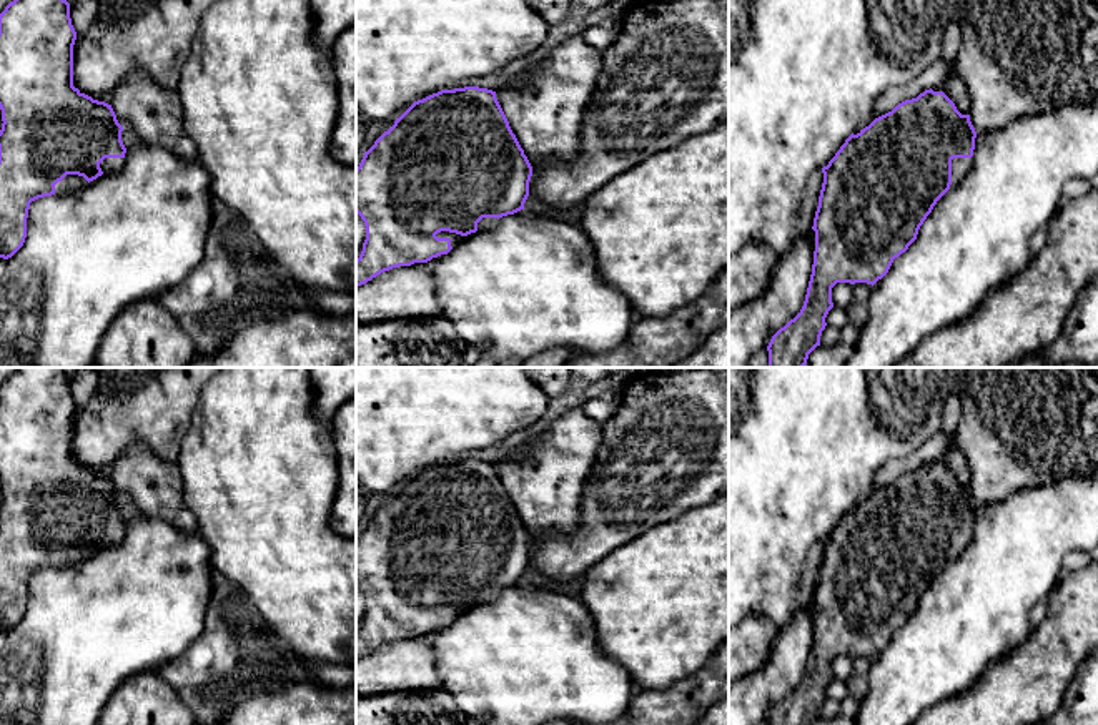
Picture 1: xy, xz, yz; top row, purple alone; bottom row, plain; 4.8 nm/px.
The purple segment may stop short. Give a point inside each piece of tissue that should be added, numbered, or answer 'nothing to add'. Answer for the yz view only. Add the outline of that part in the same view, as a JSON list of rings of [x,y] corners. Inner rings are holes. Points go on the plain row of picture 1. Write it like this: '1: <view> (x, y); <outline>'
1: yz (960, 539); [[[973,529],[952,532],[952,557],[950,557],[950,560],[957,559],[965,550],[965,547],[972,540],[972,535],[973,535]]]

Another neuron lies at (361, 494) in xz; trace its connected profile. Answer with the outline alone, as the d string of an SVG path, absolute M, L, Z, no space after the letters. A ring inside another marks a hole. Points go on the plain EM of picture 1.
M356 479L356 540L359 539L364 529L364 510L368 504L368 491Z

